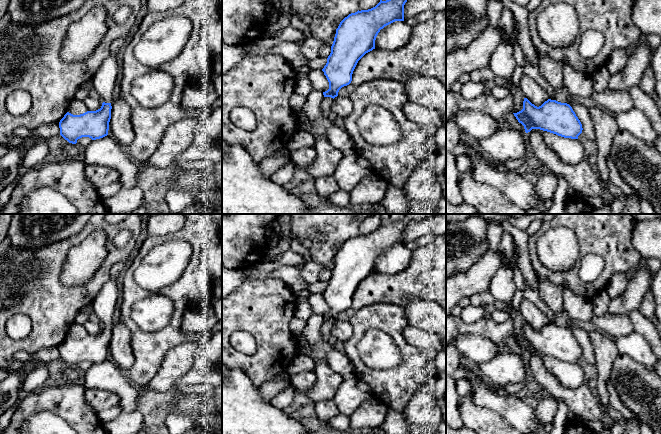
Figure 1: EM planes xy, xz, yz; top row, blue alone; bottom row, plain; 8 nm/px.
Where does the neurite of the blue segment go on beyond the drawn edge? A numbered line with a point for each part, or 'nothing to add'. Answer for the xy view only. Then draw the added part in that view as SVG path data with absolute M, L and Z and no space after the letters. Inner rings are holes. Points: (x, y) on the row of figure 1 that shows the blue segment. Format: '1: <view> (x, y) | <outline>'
1: xy (104, 80) | M117 38L111 43L110 54L103 60L100 68L91 79L93 88L105 103L112 103L113 100L113 90L118 75L116 54L125 44L125 40L125 38Z

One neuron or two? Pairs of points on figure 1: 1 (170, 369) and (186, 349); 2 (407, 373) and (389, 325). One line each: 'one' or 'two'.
1: one
2: one

